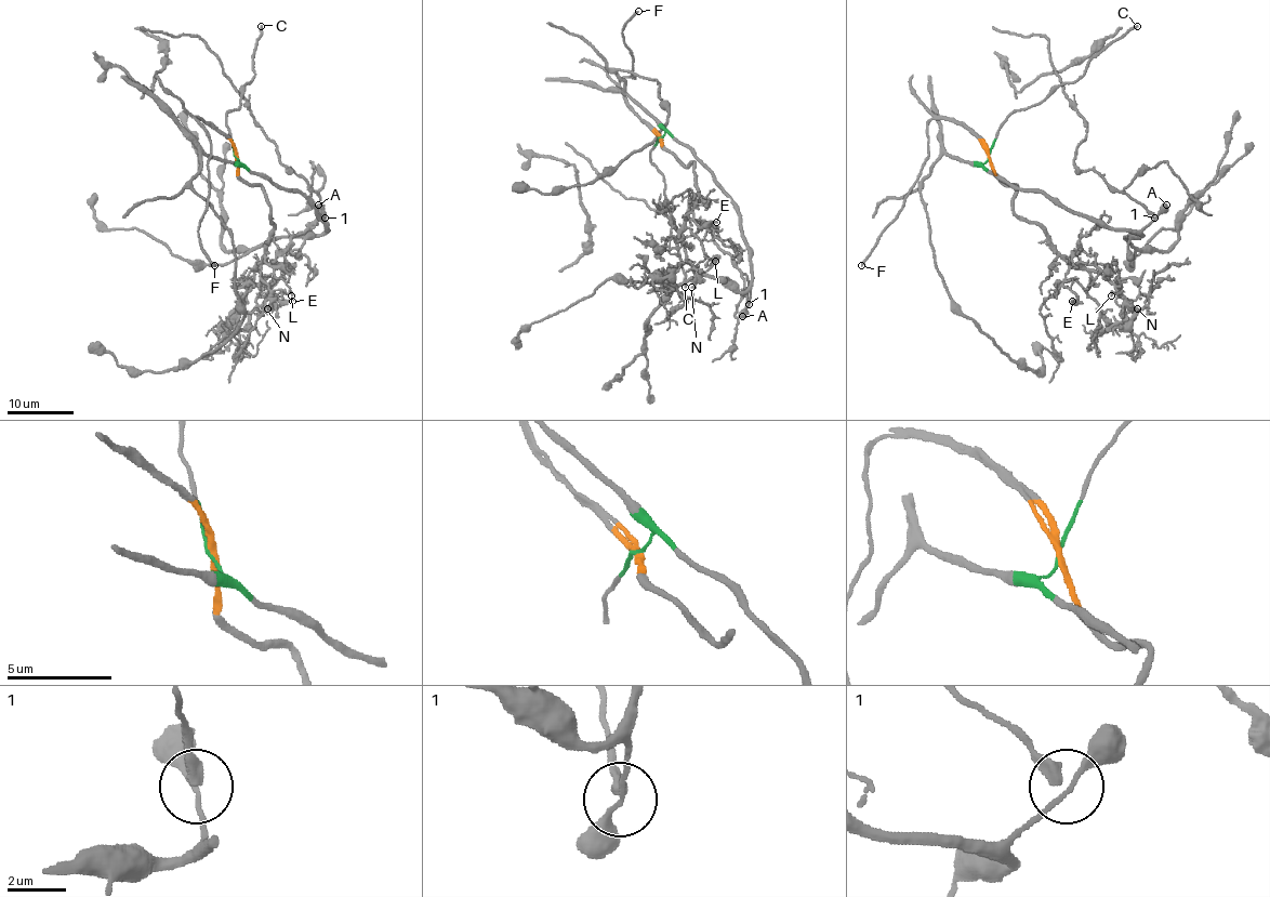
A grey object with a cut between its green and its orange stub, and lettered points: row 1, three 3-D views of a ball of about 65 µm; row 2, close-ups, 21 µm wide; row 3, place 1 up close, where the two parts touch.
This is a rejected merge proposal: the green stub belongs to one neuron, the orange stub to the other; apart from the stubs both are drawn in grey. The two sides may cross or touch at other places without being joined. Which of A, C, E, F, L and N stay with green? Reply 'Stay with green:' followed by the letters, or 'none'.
Stay with green: A, C

